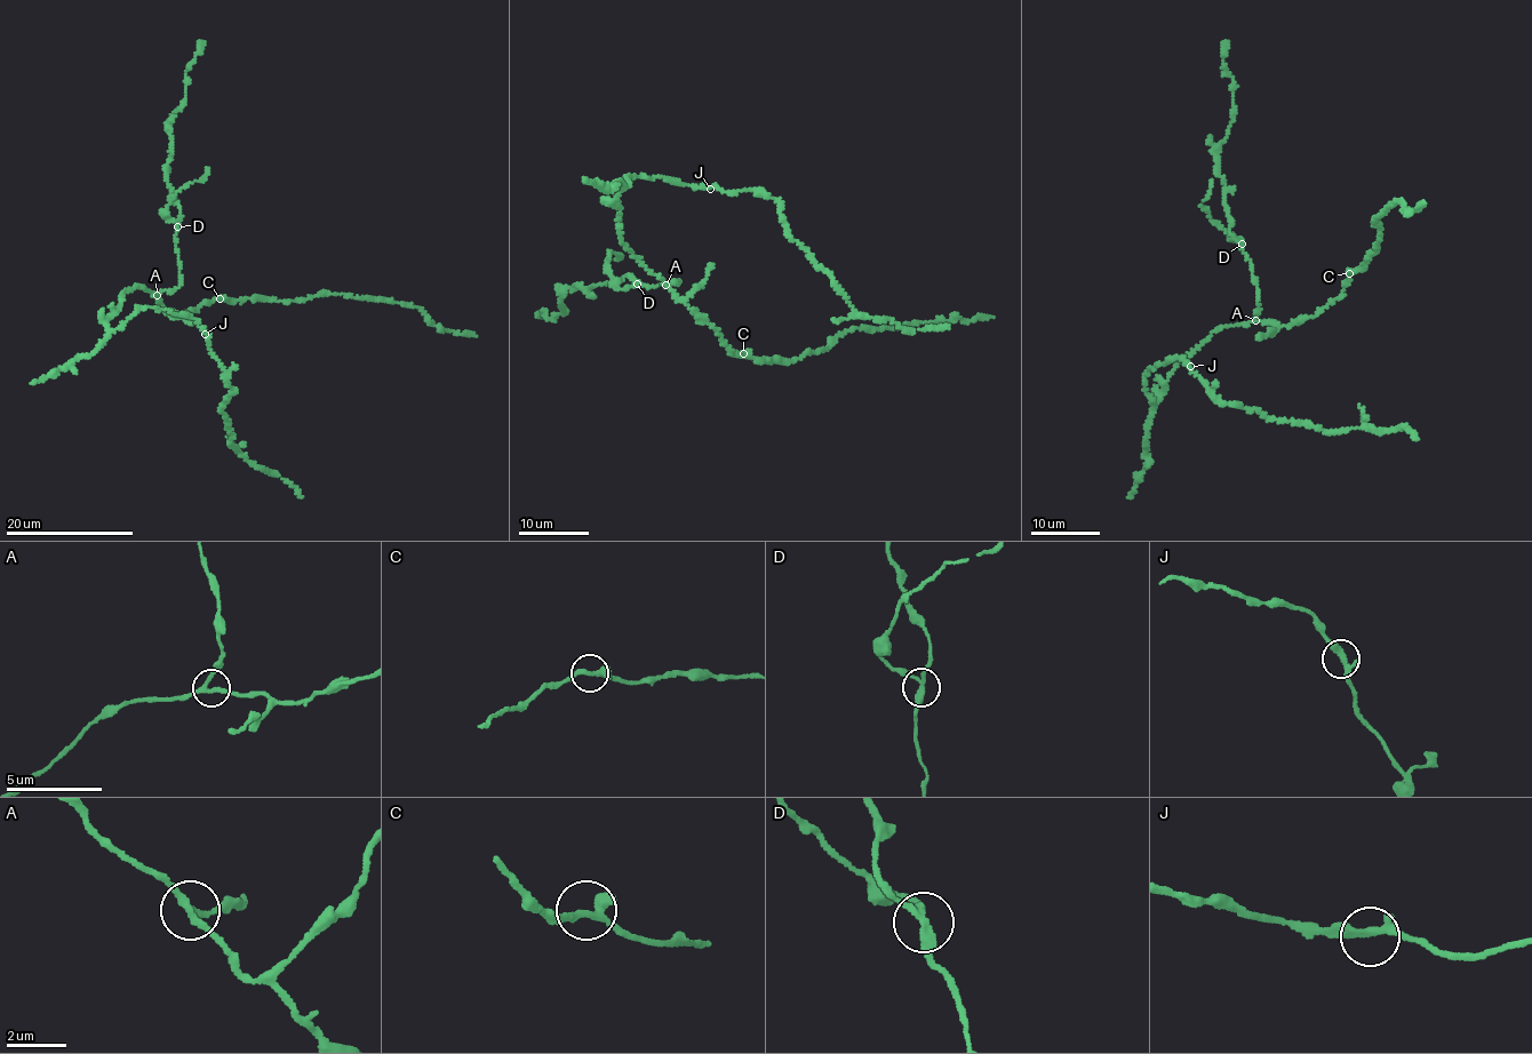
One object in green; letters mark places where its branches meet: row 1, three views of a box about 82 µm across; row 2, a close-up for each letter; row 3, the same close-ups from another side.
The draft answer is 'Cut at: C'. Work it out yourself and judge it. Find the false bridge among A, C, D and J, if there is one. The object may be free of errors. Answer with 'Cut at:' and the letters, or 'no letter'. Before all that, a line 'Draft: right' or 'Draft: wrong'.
Draft: wrong
Cut at: no letter

